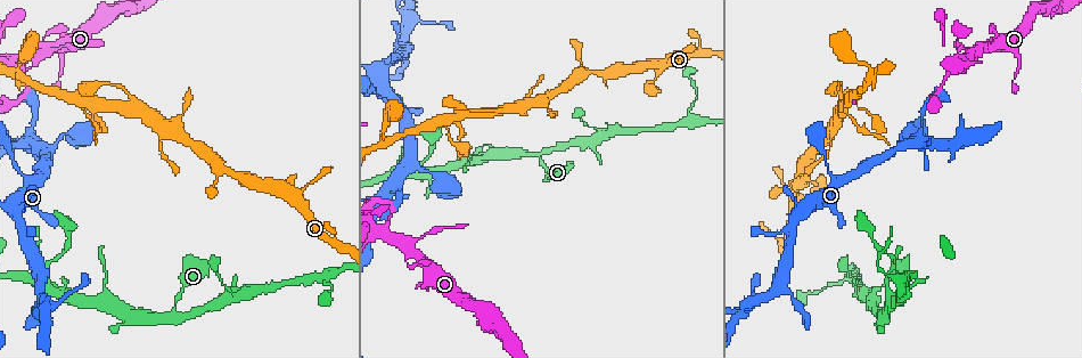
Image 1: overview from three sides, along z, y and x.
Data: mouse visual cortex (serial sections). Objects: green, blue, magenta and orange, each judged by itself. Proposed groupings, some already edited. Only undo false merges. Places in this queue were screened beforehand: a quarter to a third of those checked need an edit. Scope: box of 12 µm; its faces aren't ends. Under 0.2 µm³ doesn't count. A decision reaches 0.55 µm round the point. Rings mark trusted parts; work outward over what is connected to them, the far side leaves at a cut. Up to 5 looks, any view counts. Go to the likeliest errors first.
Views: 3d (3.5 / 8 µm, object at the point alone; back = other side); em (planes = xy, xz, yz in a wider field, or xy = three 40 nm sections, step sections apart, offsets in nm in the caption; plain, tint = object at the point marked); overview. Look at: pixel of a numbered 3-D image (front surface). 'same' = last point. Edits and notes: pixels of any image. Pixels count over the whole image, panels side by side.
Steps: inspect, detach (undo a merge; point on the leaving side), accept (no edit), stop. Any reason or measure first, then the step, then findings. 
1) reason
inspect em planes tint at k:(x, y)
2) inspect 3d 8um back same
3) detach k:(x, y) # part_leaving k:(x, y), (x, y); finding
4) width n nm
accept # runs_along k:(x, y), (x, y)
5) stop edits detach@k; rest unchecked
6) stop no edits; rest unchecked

small branch off a trunk
inspect 3d 3.5um at 1:(173, 313)

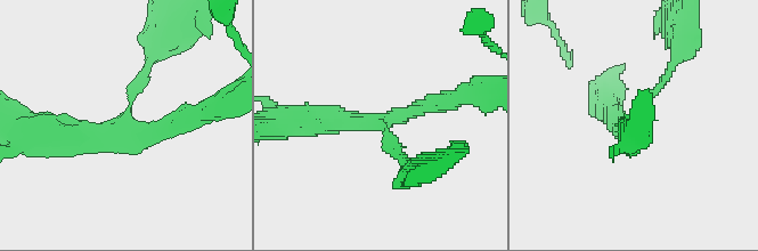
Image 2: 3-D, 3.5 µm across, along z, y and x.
arms 3; arm_widths 150, 200, 350 nm
inspect em planes plain at 2:(379, 123)

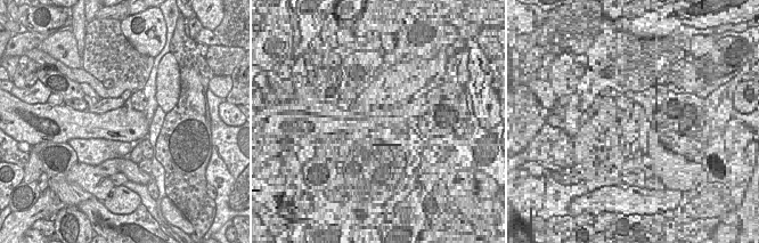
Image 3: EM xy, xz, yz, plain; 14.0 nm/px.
inspect em planes tint same

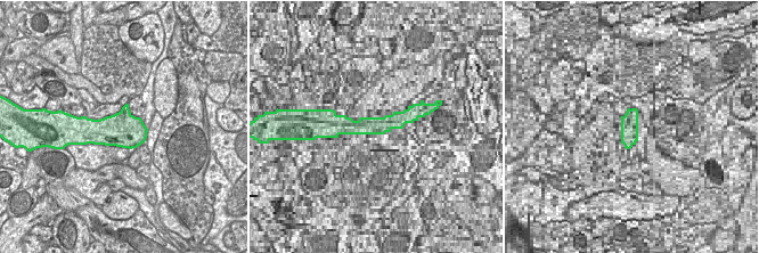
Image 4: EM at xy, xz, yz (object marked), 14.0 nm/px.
accept # continuous, no second cell

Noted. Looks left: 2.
sudden change in width
inspect em xy step 1 tint at 1:(901, 281)

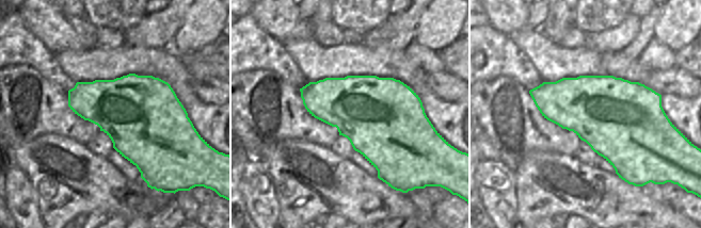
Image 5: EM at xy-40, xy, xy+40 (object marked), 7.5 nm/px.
inspect 3d 3.5um back same

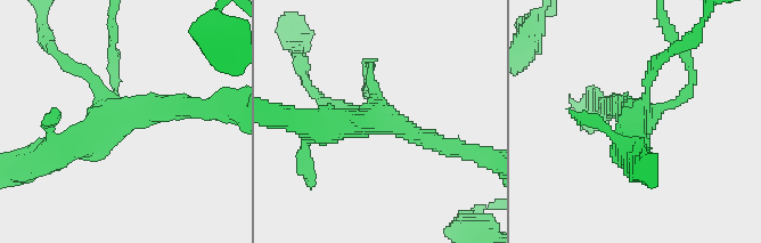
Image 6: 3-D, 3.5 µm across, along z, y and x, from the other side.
accept # runs_along 6:(633, 158), (630, 123), (656, 59); all the same cell

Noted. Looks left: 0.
stop no edits; rest unchecked

